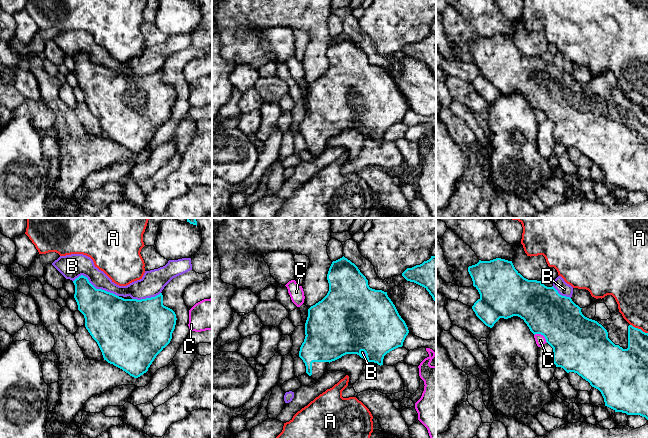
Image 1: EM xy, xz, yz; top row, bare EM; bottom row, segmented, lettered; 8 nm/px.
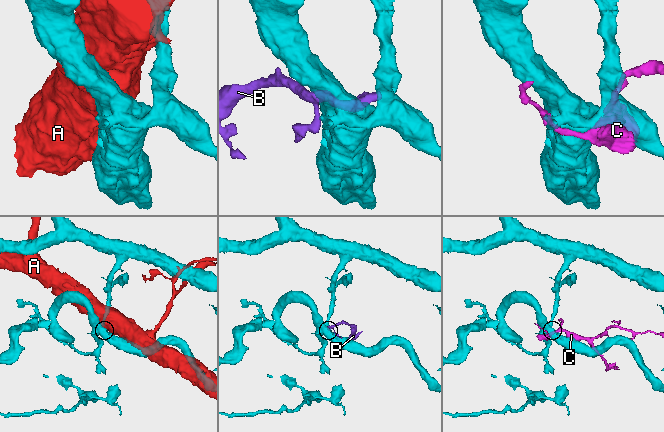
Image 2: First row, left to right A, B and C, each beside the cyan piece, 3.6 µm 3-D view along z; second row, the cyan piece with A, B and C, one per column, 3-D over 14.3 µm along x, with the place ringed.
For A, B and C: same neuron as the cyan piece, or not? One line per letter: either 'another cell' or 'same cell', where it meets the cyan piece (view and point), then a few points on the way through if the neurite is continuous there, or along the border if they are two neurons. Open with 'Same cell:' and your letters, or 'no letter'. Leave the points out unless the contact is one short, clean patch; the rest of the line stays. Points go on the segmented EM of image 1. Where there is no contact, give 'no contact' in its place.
Same cell: B
A: another cell | yz (639, 329)
B: same cell | xy (94, 287)
C: another cell | yz (542, 334)

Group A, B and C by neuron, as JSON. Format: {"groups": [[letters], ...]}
{"groups": [["A"], ["B"], ["C"]]}

